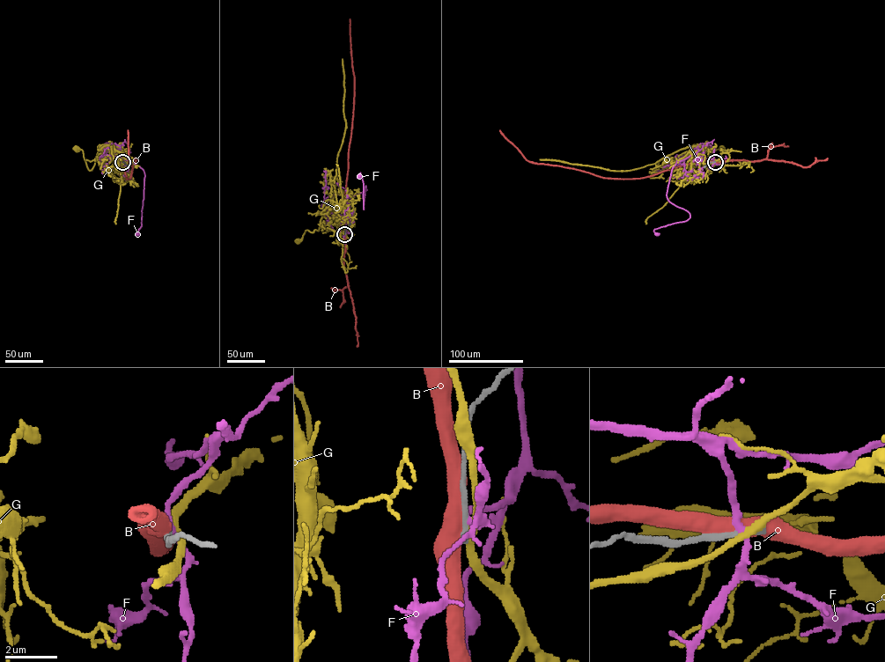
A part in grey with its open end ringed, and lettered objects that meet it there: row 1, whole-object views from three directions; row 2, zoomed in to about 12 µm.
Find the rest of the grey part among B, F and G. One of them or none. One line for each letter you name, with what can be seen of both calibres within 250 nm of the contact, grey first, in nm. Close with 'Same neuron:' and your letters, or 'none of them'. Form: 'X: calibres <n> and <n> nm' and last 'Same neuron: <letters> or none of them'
Same neuron: none of them

